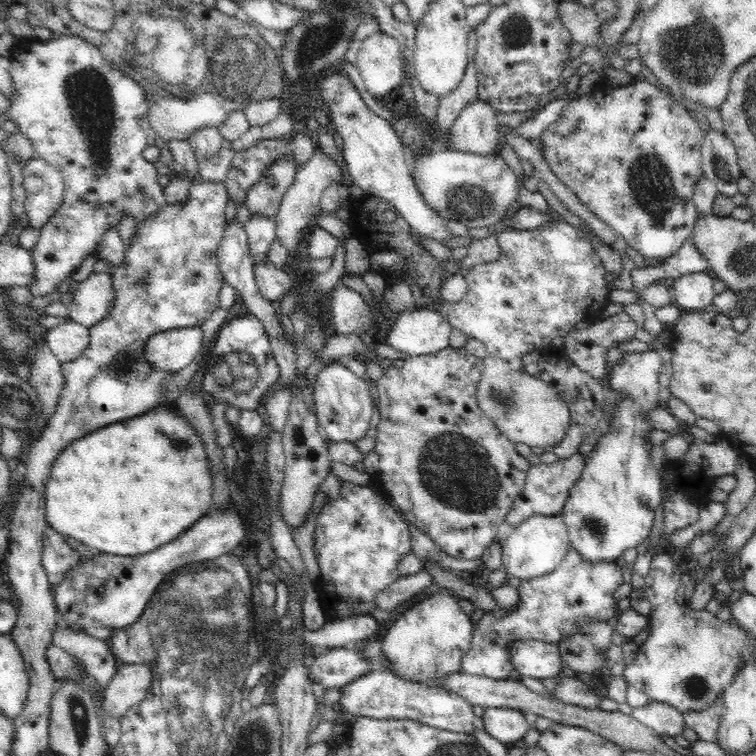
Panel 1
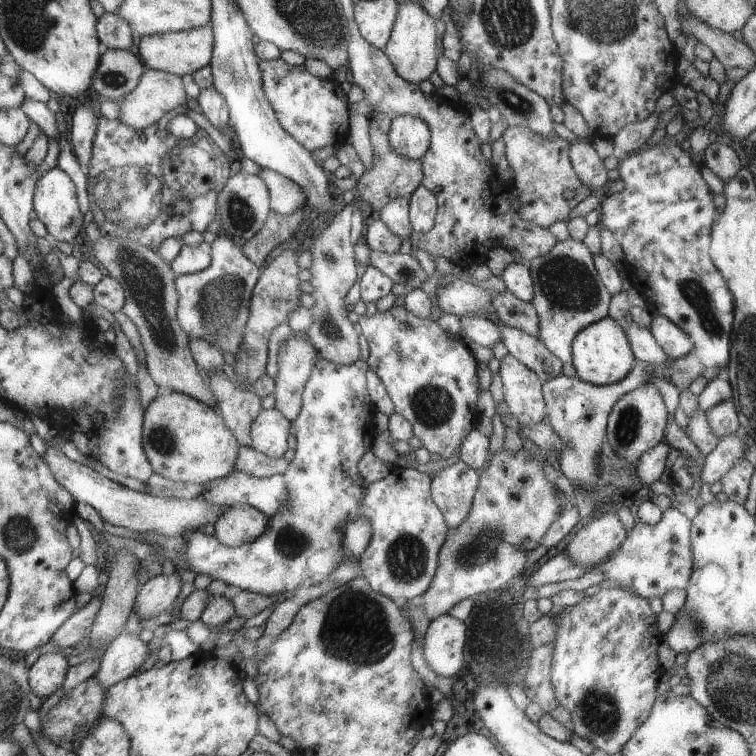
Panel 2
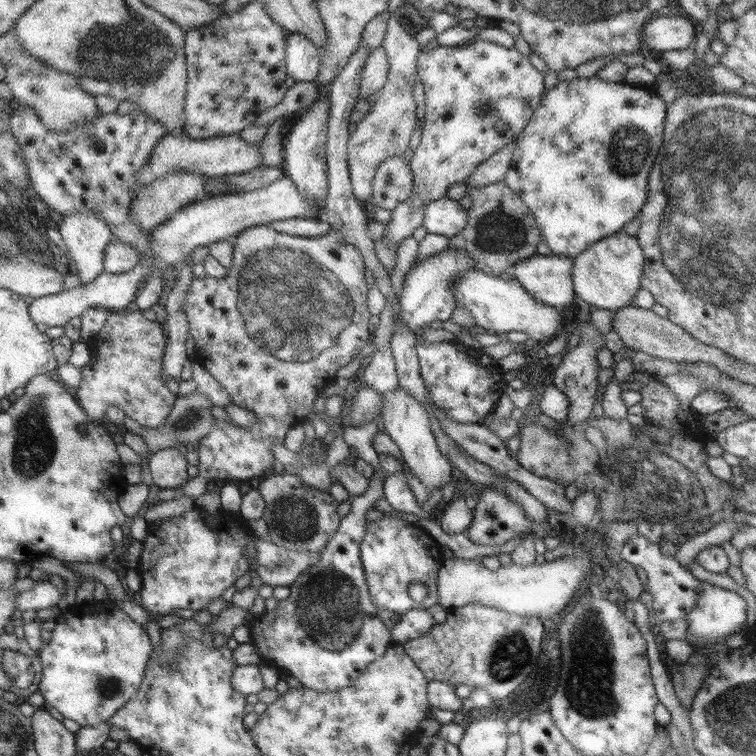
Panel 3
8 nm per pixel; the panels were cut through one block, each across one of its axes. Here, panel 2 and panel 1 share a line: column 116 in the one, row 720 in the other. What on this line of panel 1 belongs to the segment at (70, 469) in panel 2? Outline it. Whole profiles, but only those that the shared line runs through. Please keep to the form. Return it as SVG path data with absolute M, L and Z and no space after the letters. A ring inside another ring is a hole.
M485 707L483 723L488 734L503 742L520 743L531 728L525 713L511 708Z

